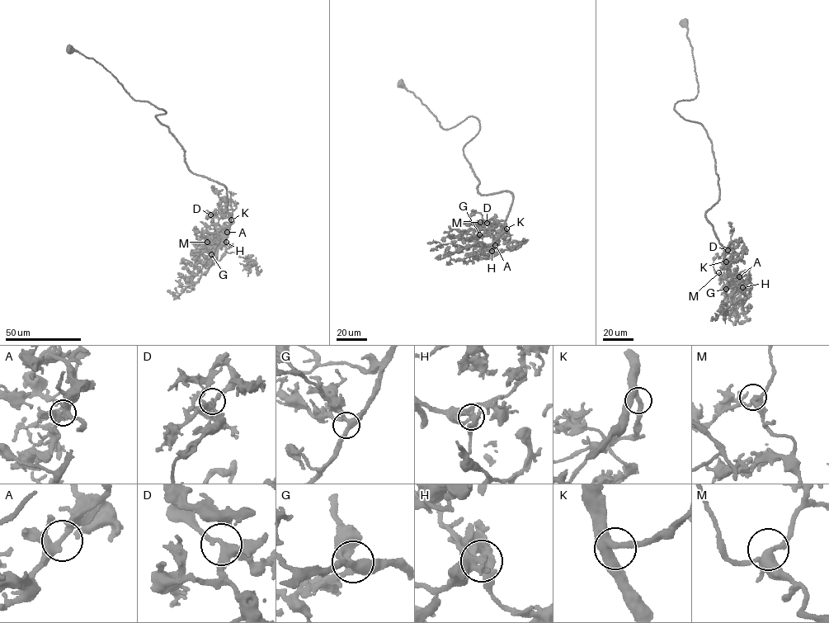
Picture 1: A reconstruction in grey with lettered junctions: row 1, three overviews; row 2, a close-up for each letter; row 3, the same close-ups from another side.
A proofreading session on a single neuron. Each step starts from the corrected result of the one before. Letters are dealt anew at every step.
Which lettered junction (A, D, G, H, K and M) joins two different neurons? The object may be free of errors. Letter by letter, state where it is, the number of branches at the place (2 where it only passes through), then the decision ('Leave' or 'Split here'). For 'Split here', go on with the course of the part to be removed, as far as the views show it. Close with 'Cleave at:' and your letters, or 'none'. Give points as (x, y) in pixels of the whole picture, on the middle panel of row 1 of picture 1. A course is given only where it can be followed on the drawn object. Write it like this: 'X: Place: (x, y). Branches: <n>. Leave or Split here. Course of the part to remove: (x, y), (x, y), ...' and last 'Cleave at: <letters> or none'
A: Place: (495, 245). Branches: 4. Leave
D: Place: (487, 223). Branches: 4. Leave
G: Place: (479, 234). Branches: 4. Leave
H: Place: (492, 251). Branches: 4. Split here. Course of the part to remove: (492, 251), (495, 254), (488, 258), (505, 250), (517, 248), (513, 247), (520, 243)
K: Place: (506, 228). Branches: 3. Leave
M: Place: (480, 222). Branches: 4. Leave
Cleave at: H

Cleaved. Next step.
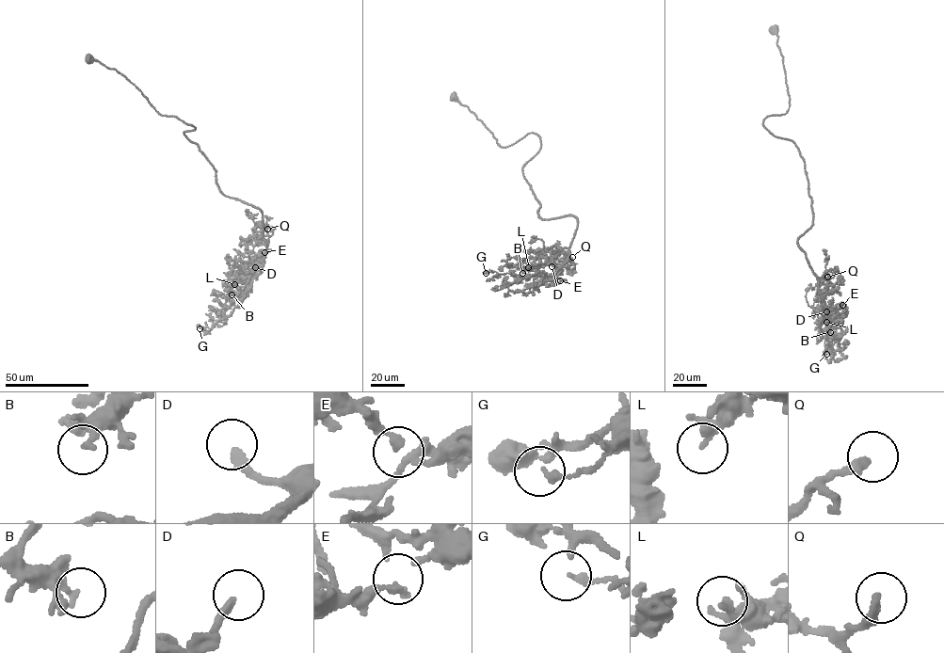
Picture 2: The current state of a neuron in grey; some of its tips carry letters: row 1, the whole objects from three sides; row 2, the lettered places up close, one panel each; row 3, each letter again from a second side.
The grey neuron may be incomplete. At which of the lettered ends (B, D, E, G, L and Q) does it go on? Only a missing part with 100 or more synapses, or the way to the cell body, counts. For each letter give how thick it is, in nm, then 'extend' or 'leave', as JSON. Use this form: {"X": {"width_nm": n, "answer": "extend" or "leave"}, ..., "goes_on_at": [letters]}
{"B": {"width_nm": 320, "answer": "leave"}, "D": {"width_nm": 260, "answer": "extend"}, "E": {"width_nm": 170, "answer": "leave"}, "G": {"width_nm": 200, "answer": "leave"}, "L": {"width_nm": 150, "answer": "leave"}, "Q": {"width_nm": 240, "answer": "leave"}, "goes_on_at": ["D"]}

